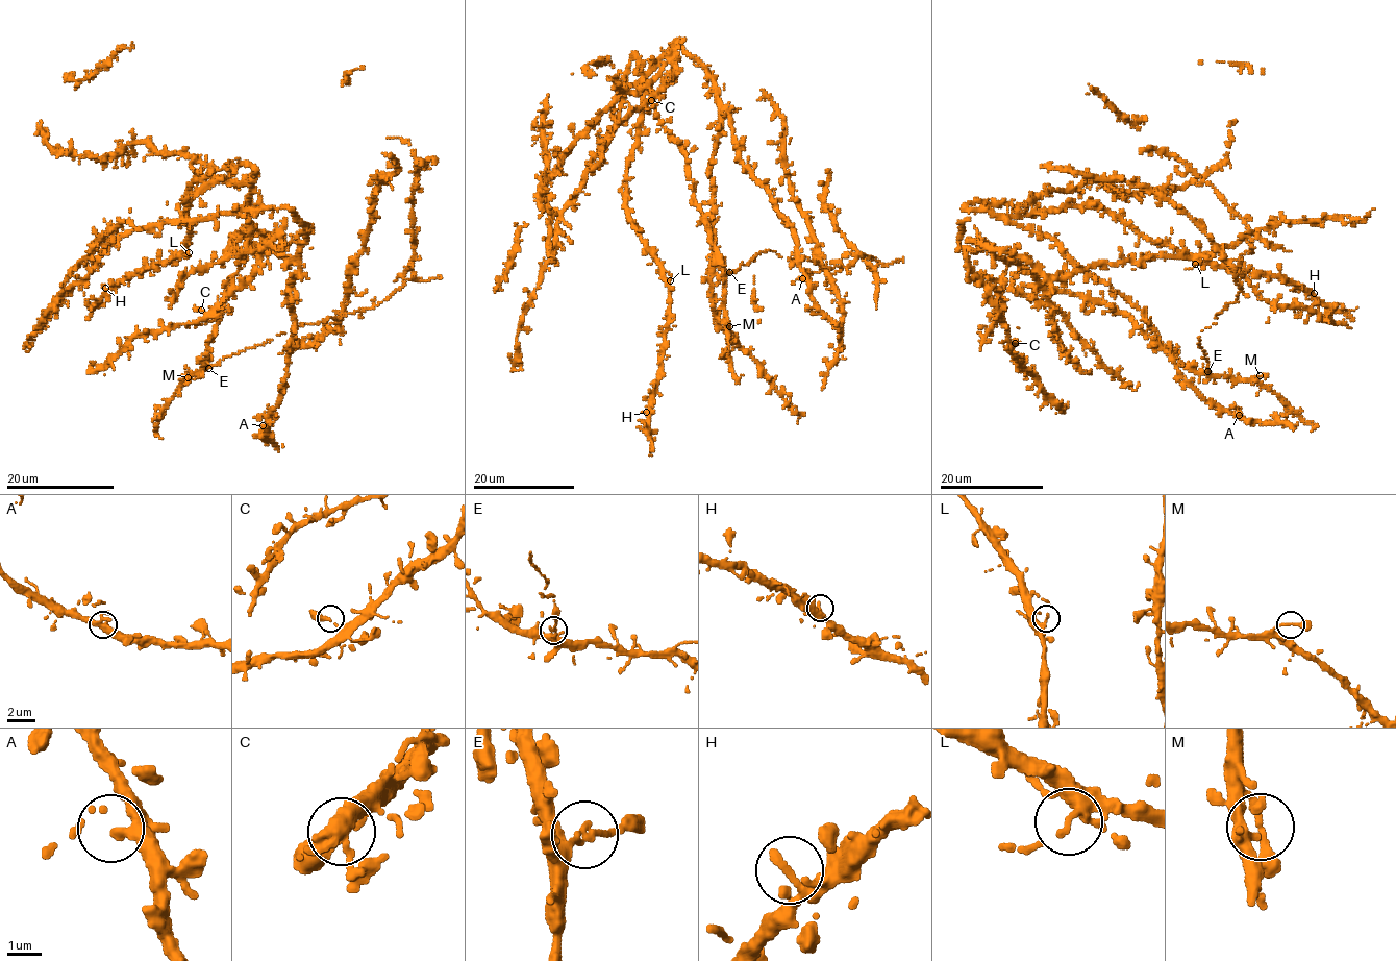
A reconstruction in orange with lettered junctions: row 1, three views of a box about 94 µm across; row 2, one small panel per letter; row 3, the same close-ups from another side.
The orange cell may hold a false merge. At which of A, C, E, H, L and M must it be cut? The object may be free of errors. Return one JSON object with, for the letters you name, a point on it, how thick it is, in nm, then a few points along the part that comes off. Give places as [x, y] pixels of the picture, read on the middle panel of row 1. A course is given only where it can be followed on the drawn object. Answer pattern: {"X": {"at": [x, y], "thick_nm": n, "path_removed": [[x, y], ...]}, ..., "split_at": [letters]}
{"E": {"at": [729, 272], "thick_nm": 200}, "split_at": ["E"]}

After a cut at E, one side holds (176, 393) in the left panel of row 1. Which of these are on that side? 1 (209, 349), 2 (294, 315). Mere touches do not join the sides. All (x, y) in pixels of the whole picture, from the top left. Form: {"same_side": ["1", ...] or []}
{"same_side": ["1", "2"]}

